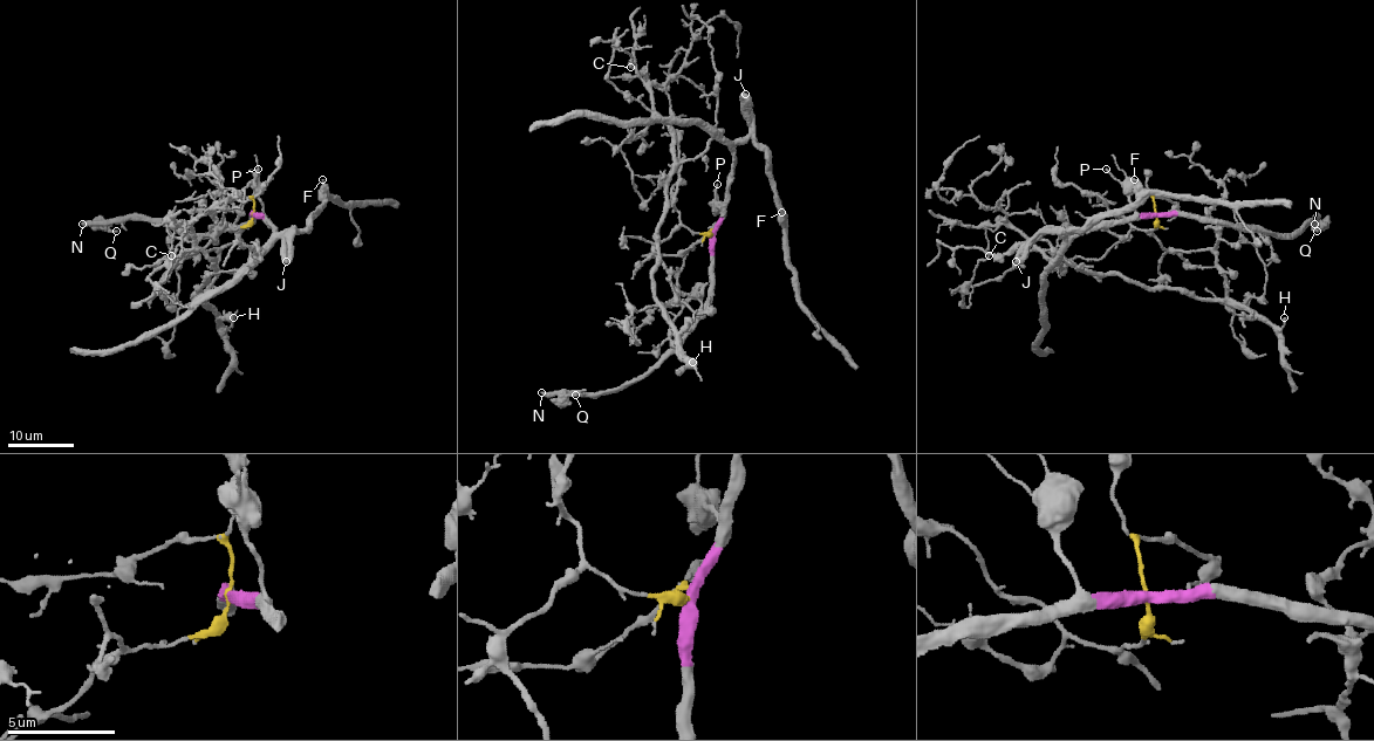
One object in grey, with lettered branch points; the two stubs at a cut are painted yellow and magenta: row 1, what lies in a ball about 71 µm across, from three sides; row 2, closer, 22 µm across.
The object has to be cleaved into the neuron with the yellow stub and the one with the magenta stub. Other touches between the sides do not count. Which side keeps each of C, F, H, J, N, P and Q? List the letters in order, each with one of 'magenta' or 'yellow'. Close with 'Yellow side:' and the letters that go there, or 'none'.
C: yellow
F: magenta
H: yellow
J: magenta
N: magenta
P: magenta
Q: magenta
Yellow side: C, H

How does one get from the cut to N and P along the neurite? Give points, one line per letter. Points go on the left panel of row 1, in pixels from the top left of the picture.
N: (253, 214), (237, 226), (193, 234), (172, 224), (142, 219), (86, 221), (82, 224)
P: (253, 214), (262, 213), (257, 185), (258, 169)

